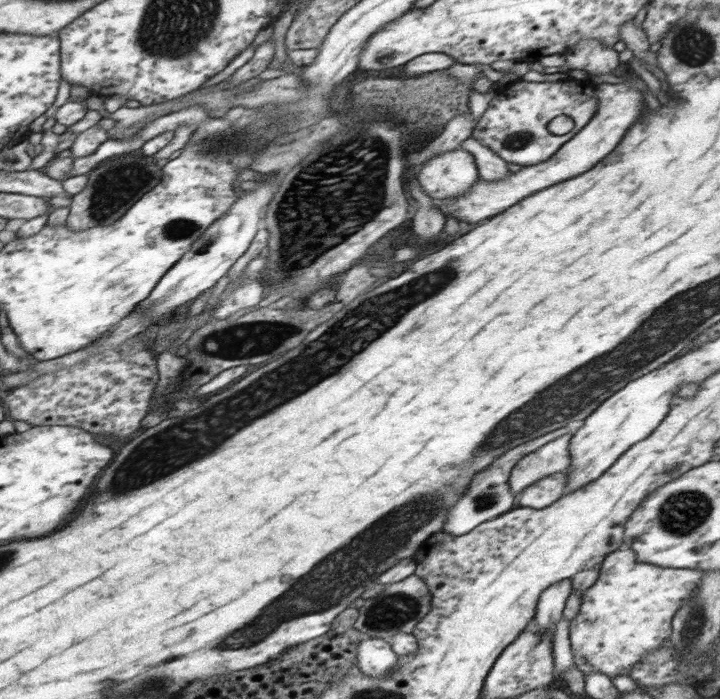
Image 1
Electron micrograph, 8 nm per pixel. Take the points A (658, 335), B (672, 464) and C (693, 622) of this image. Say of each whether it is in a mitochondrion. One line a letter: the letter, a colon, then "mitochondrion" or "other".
A: mitochondrion
B: mitochondrion
C: mitochondrion

